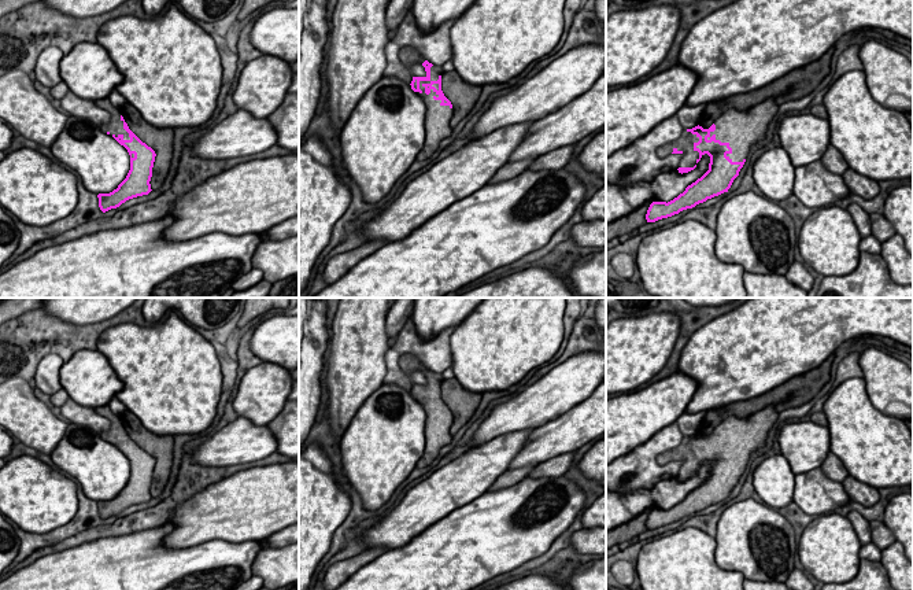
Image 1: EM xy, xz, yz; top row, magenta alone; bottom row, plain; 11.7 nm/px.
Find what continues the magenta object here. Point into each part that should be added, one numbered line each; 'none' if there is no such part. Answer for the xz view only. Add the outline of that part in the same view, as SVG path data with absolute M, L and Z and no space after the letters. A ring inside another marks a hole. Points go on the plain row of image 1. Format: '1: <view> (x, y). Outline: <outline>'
1: xz (437, 426). Outline: M433 372L430 375L430 387L429 388L419 388L421 401L417 399L421 406L425 409L426 420L425 420L425 451L421 460L417 464L417 468L428 467L440 453L440 450L451 443L452 435L450 434L454 416L450 413L441 413L441 408L433 406L439 402L430 397L430 401L425 401L425 391L430 391L432 388L437 388L440 383L444 381L441 373Z

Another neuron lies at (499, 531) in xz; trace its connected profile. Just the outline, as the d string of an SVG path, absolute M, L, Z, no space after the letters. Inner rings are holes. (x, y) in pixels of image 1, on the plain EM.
M563 475L524 477L452 510L403 547L362 567L336 590L472 590L544 554L585 509L585 501L585 491Z

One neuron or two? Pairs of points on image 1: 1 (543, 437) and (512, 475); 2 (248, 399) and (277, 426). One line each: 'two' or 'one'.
1: two
2: two

